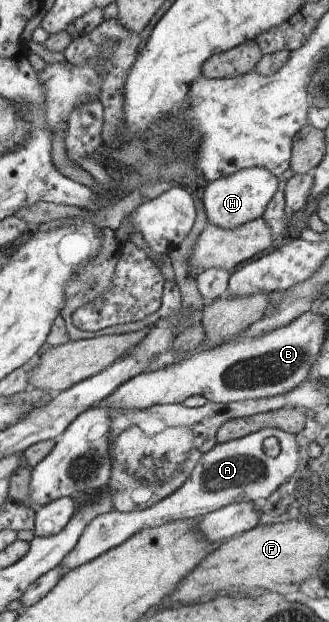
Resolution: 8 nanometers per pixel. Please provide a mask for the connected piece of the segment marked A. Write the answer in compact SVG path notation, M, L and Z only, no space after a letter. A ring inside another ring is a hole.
M264 428L244 436L242 439L214 446L210 452L200 456L201 463L194 468L190 478L186 478L182 487L166 499L157 502L150 508L128 513L113 509L111 512L95 517L85 529L81 539L78 540L77 547L60 564L63 568L63 575L82 564L90 563L112 548L126 543L126 540L144 528L155 528L176 520L202 518L210 512L233 503L255 502L258 498L268 498L272 492L281 488L281 484L286 484L294 472L300 470L304 454L305 449L300 448L296 435L276 428ZM268 438L276 438L276 442L280 446L278 456L268 456L264 452L264 440L268 440Z

